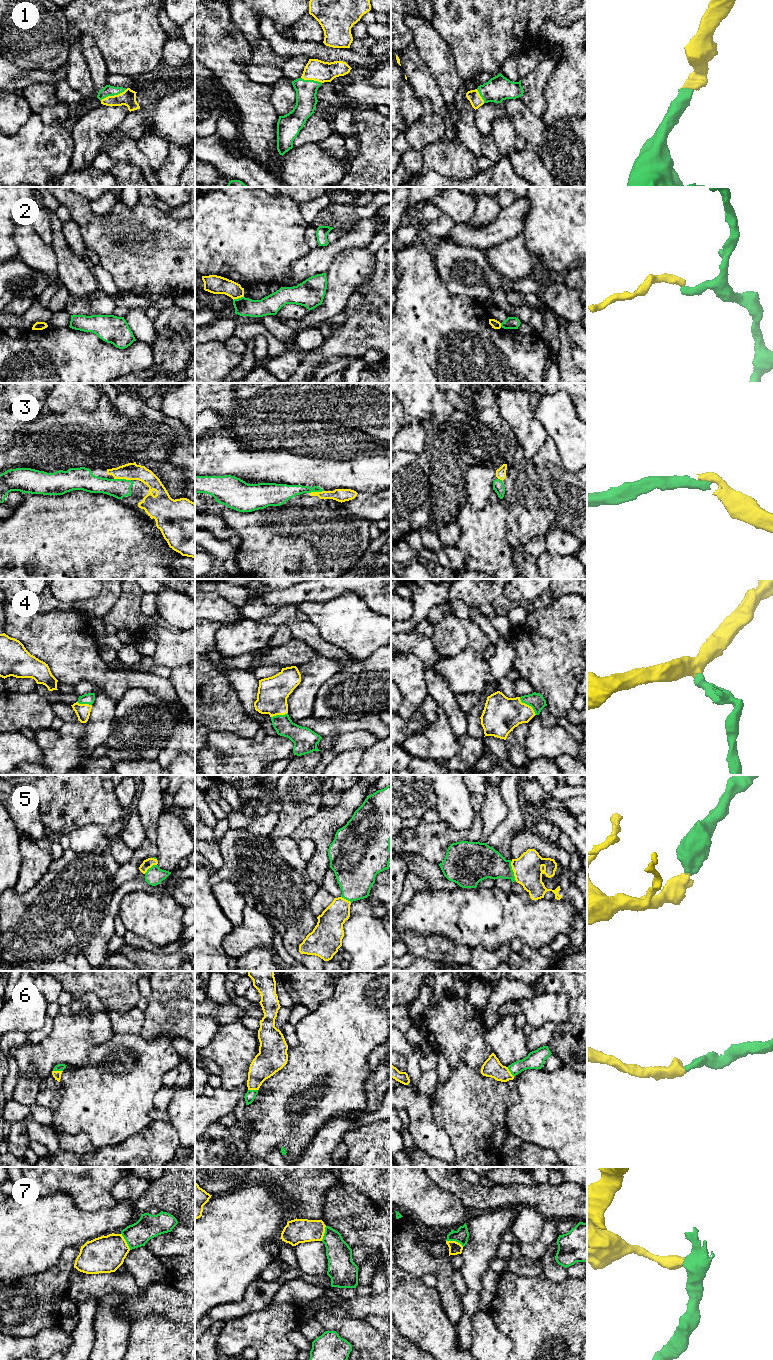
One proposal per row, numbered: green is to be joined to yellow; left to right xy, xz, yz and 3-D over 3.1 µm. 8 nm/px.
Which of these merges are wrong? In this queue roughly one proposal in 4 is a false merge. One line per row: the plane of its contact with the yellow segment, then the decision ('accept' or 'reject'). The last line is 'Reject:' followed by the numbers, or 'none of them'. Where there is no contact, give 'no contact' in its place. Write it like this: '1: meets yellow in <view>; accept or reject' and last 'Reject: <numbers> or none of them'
1: meets yellow in xy; accept
2: meets yellow in xz; reject
3: meets yellow in xy; accept
4: meets yellow in yz; accept
5: meets yellow in yz; accept
6: meets yellow in xy; accept
7: meets yellow in yz; reject
Reject: 2, 7

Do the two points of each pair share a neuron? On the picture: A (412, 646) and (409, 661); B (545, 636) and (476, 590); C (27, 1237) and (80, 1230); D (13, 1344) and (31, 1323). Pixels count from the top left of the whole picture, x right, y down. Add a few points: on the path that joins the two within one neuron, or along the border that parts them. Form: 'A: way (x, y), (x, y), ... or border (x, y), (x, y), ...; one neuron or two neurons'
A: border (401, 652), (415, 655), (425, 669); two neurons
B: border (550, 604), (528, 613); two neurons
C: way (40, 1230), (67, 1230); one neuron
D: border (42, 1328), (31, 1336), (10, 1336); two neurons

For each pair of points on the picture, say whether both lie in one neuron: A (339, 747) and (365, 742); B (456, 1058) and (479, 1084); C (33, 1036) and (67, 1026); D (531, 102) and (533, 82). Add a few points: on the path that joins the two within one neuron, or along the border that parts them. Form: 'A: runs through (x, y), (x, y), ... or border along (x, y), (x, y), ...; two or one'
A: runs through (345, 742), (359, 742); one
B: border along (481, 1064), (468, 1067), (459, 1063), (451, 1069); two
C: border along (53, 1018), (46, 1036), (29, 1040); two
D: runs through (533, 97), (533, 87); one

